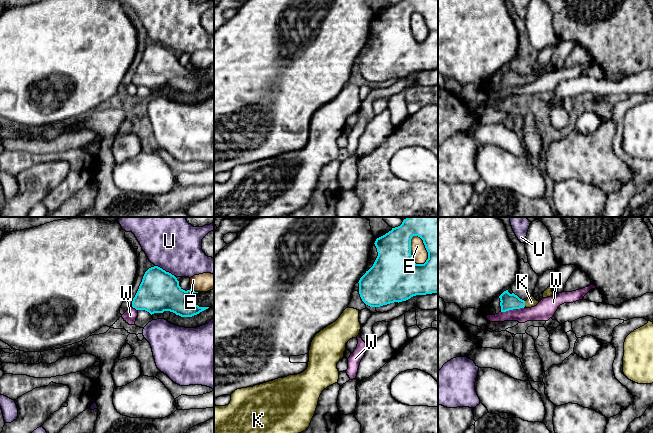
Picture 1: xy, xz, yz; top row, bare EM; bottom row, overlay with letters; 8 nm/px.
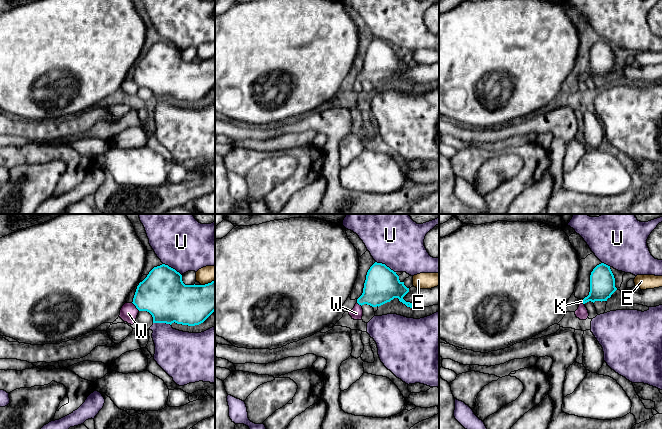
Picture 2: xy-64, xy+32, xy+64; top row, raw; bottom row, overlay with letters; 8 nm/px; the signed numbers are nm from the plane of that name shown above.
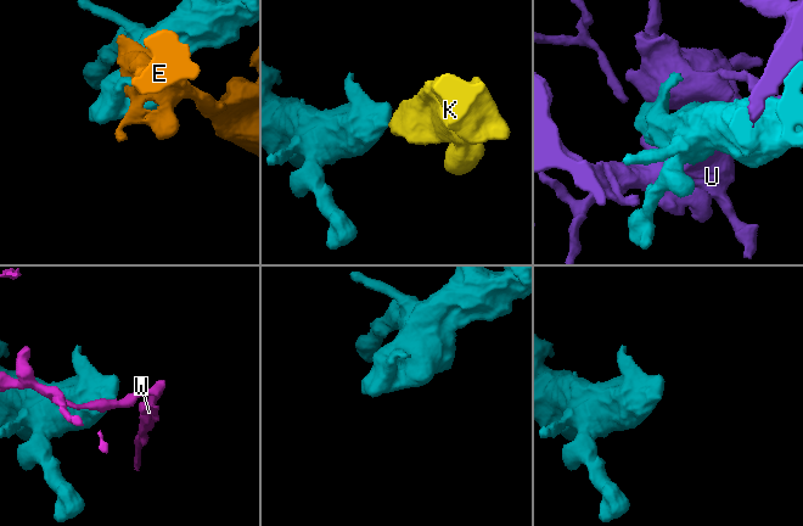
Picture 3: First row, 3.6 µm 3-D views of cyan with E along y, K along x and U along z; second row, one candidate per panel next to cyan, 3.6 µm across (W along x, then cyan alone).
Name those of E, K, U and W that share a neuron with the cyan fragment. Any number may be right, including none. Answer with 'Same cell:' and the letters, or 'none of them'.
Same cell: K

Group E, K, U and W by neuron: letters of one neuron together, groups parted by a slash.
E / K / U / W

